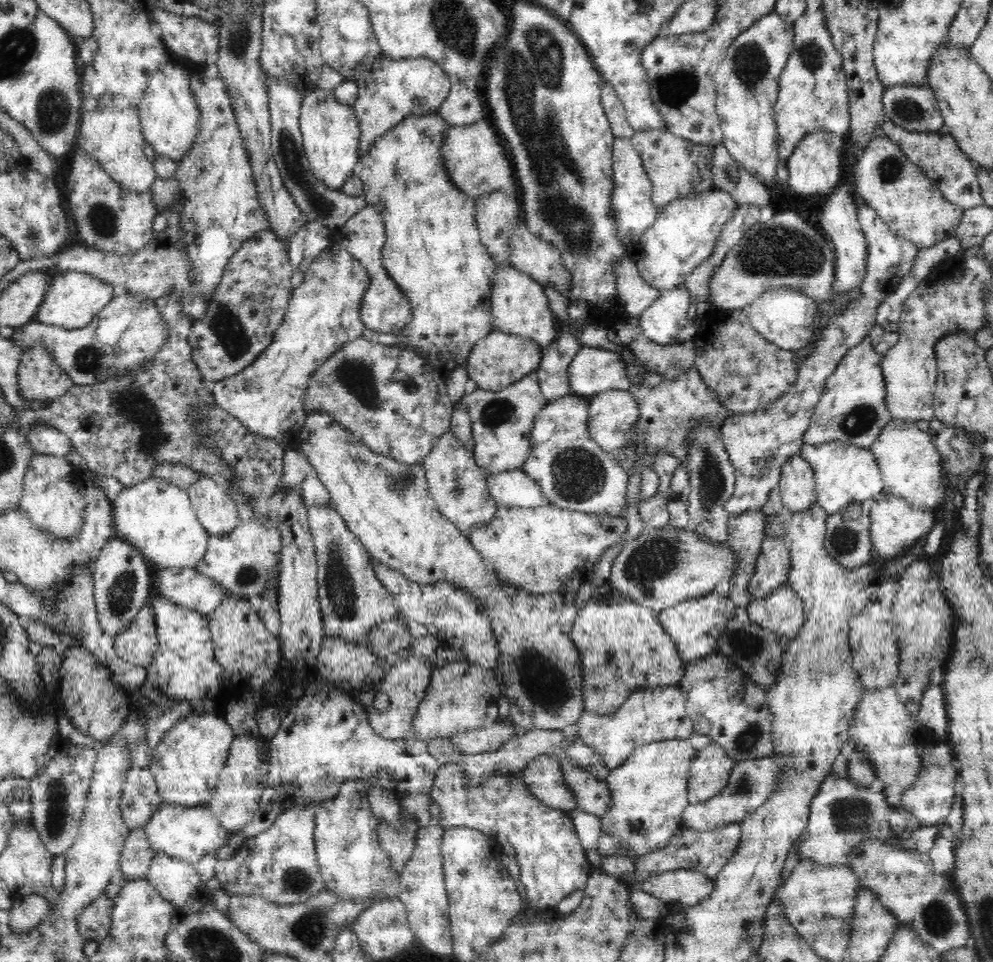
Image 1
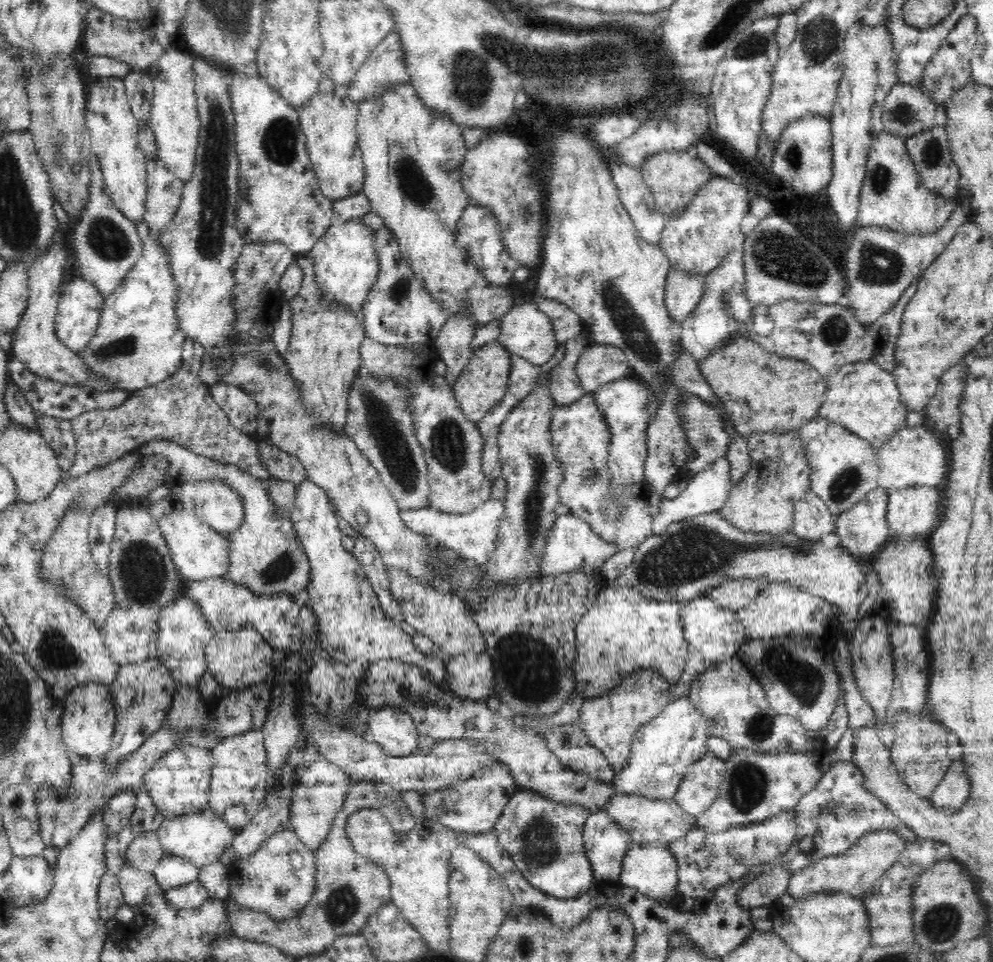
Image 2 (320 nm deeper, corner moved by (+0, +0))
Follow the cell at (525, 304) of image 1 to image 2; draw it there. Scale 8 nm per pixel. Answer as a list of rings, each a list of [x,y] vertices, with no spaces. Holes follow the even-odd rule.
[[[525,299],[514,305],[501,318],[501,333],[498,341],[511,354],[525,358],[534,366],[539,367],[552,360],[552,356],[554,356],[554,352],[556,352],[556,348],[560,344],[555,339],[555,332],[550,317],[545,312],[542,312],[534,301]]]

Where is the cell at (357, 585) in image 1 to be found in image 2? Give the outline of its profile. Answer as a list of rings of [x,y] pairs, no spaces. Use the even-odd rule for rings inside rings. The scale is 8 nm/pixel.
[[[310,481],[298,485],[294,508],[290,512],[290,521],[294,523],[296,536],[310,560],[310,567],[312,567],[310,584],[306,591],[309,594],[308,605],[311,606],[318,619],[319,645],[316,654],[313,656],[312,665],[307,669],[306,696],[315,710],[326,717],[334,726],[357,734],[355,720],[360,719],[362,721],[363,718],[368,723],[369,712],[367,706],[364,705],[361,683],[366,679],[369,666],[380,662],[380,660],[405,661],[406,664],[424,667],[424,671],[434,681],[434,684],[437,684],[442,691],[453,694],[447,681],[447,670],[444,662],[430,655],[426,657],[418,651],[412,645],[411,635],[388,618],[380,607],[372,584],[366,577],[366,572],[358,564],[356,556],[342,546],[343,533],[338,527],[338,520],[326,492]]]

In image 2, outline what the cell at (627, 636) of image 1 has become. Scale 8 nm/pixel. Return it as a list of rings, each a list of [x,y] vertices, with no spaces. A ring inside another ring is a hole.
[[[633,586],[604,588],[598,602],[576,623],[578,642],[576,654],[575,690],[590,699],[618,686],[622,678],[634,671],[651,669],[667,681],[680,678],[688,652],[682,632],[682,604],[644,598]]]

